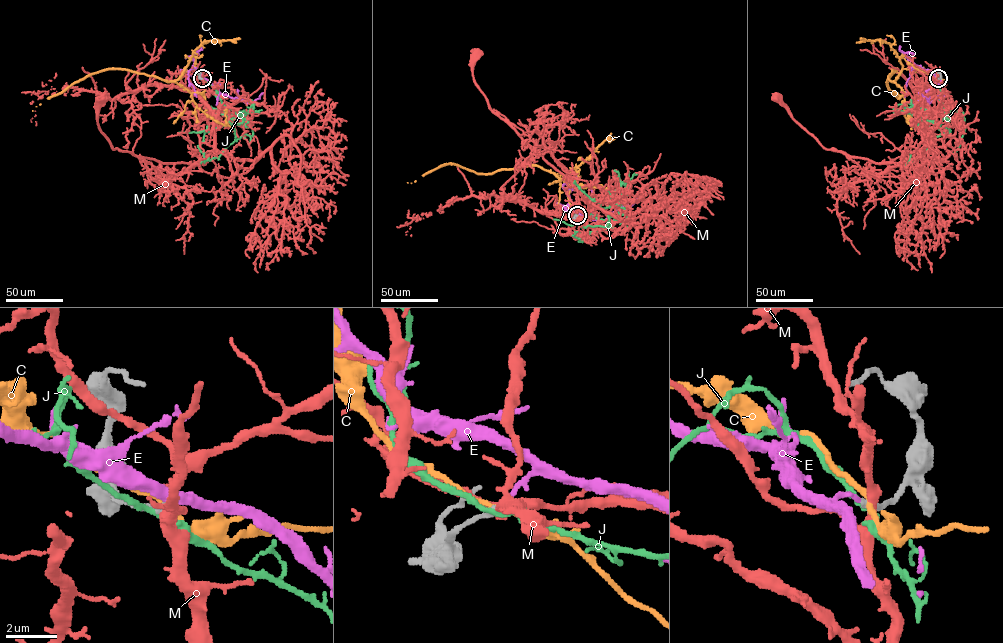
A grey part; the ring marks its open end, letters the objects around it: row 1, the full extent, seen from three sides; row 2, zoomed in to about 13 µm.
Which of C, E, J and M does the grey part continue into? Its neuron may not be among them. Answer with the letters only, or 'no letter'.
E

